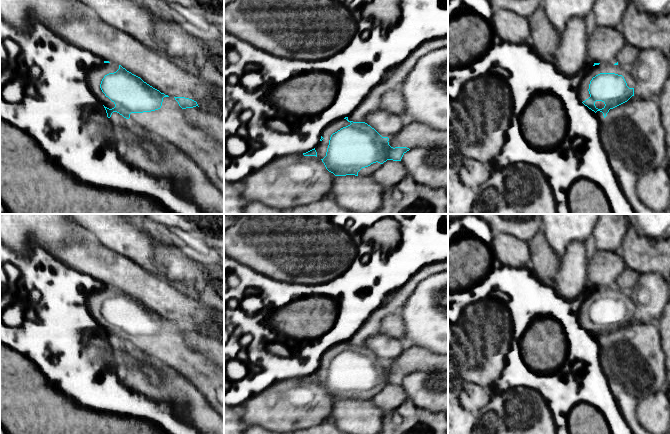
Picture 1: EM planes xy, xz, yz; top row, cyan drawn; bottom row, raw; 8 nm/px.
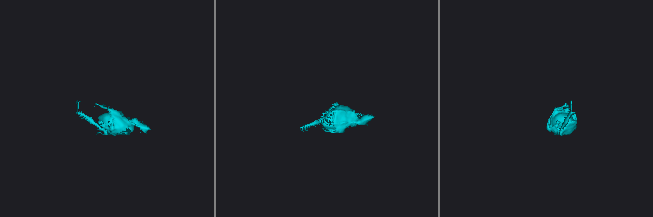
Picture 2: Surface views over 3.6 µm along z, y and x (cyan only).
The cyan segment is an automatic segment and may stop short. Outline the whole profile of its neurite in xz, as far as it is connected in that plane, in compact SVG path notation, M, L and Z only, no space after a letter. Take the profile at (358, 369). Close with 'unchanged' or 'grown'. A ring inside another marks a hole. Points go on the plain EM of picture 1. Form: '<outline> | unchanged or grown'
M345 341L327 350L317 371L303 379L318 381L335 400L371 400L384 386L401 385L403 379L410 374L407 371L393 372L388 365L388 361L382 361L367 347L349 345L348 341Z | grown

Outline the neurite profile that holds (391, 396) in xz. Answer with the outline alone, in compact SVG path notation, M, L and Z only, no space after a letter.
M387 384L371 399L371 401L384 410L391 412L408 400L401 385Z

